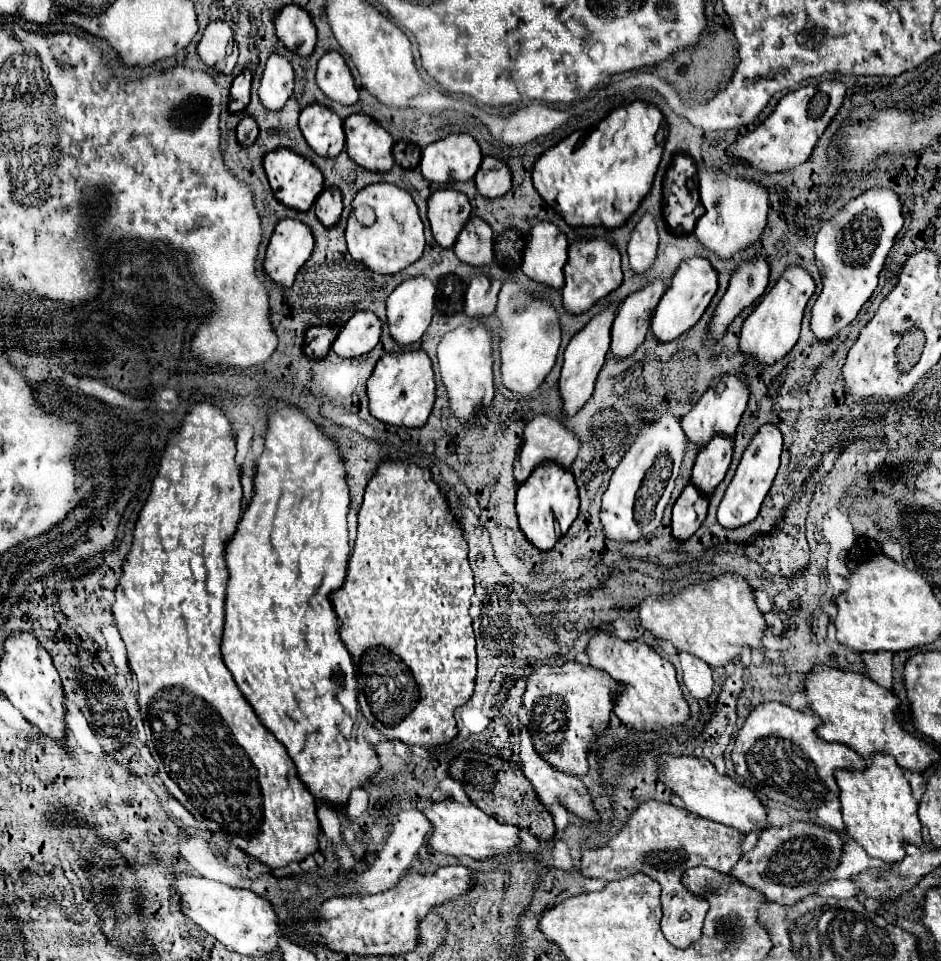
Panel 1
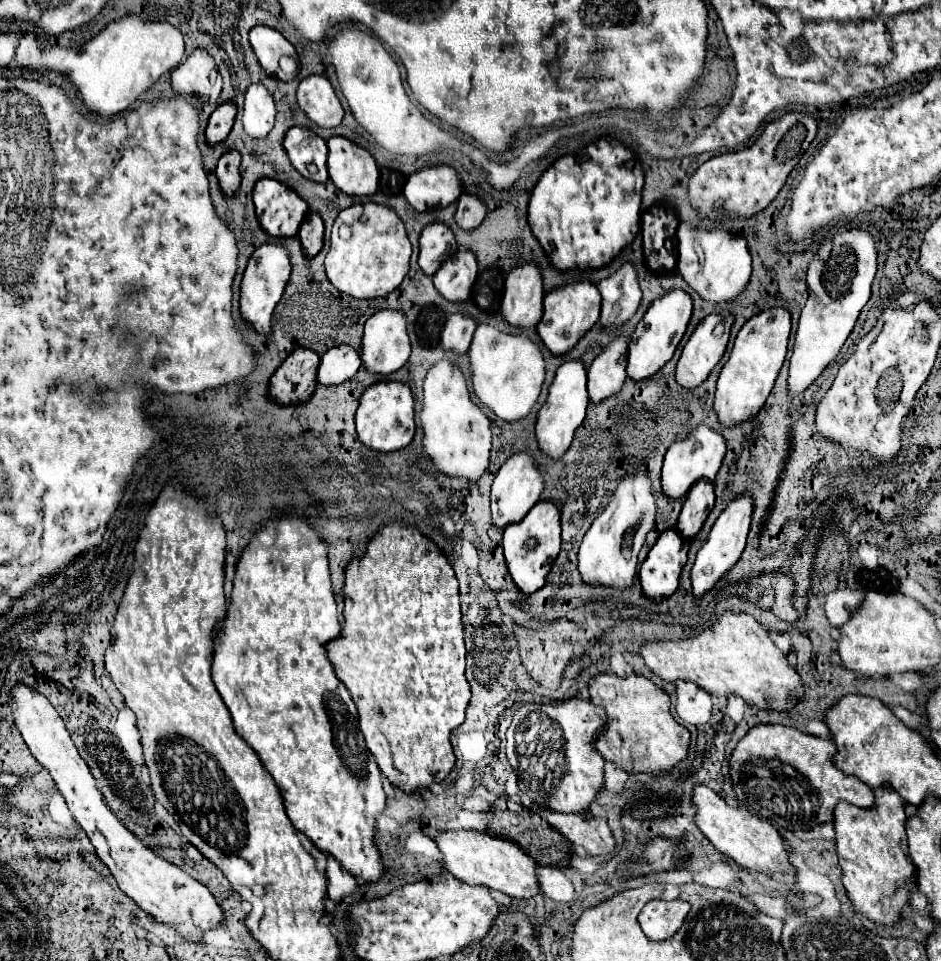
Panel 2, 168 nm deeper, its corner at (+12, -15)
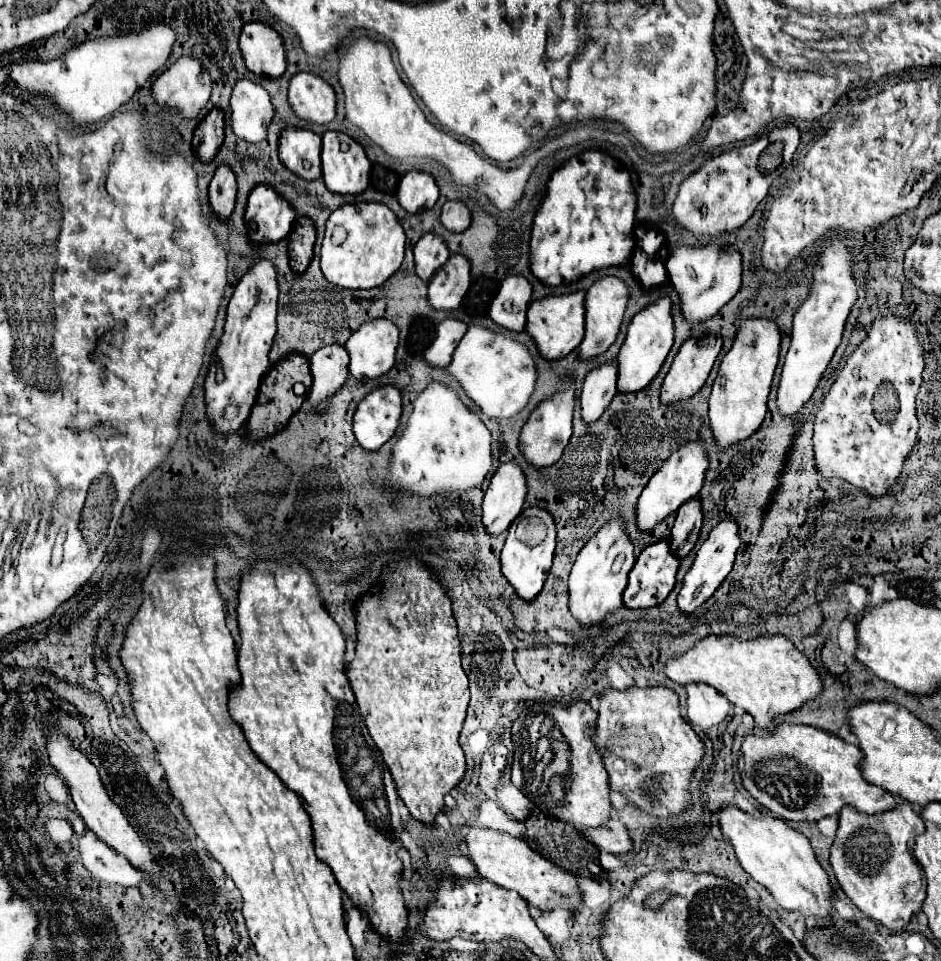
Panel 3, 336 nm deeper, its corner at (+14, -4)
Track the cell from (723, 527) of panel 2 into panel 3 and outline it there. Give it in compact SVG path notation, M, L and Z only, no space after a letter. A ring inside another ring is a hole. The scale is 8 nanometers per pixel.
M723 518L707 536L707 540L701 544L701 548L695 554L695 560L689 568L689 572L685 574L685 582L683 588L677 596L677 606L681 612L689 614L693 612L697 606L701 606L715 590L717 586L725 580L725 576L731 572L733 568L733 560L735 560L735 552L739 550L739 526L735 524L733 518Z

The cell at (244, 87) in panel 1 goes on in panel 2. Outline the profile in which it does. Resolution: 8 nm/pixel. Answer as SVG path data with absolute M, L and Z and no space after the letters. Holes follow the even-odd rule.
M223 103L213 111L213 115L209 117L209 125L205 129L205 139L207 139L209 147L227 139L231 127L233 127L235 113L237 113L237 109L233 103Z

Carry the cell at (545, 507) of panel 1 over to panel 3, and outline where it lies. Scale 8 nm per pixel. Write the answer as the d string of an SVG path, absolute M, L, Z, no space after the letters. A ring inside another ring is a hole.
M533 506L533 508L525 508L517 520L513 520L513 524L509 526L507 530L507 540L505 540L505 546L503 546L503 552L501 552L501 572L503 576L509 580L509 584L515 588L515 592L523 598L523 600L533 600L541 588L543 588L543 582L549 574L549 568L551 568L551 560L553 560L553 550L555 550L555 522L553 522L553 516L541 508L541 506ZM527 516L537 516L537 518L543 518L545 524L547 524L547 536L545 540L535 546L535 548L527 548L527 546L519 546L519 540L515 538L515 526L519 520L527 518Z

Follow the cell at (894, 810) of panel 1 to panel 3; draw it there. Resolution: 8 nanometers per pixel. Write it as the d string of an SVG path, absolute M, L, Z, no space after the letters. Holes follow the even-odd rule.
M907 800L899 802L893 810L887 812L879 812L879 814L863 814L859 810L855 810L853 806L843 806L839 812L839 830L837 830L837 838L831 846L831 866L833 872L843 888L843 892L847 894L847 898L869 918L881 922L885 928L899 932L903 930L903 926L911 920L911 916L915 914L915 908L909 906L909 902L905 902L901 898L901 888L907 882L919 882L921 880L921 868L913 856L913 844L915 844L915 836L919 836L925 830L923 820L913 812L911 804Z

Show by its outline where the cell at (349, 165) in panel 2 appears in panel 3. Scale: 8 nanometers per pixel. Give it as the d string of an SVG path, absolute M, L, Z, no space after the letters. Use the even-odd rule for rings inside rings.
M343 132L323 134L323 180L331 192L361 194L369 186L371 162L359 142Z

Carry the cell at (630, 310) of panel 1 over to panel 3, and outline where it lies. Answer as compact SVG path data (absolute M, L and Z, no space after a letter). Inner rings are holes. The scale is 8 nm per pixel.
M605 362L595 366L583 384L579 402L585 422L595 422L605 412L613 396L617 394L617 364Z

